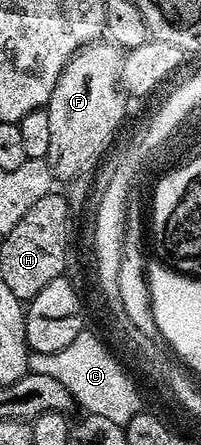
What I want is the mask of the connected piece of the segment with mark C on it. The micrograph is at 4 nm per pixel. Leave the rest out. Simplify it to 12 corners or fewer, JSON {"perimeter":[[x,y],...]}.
{"perimeter":[[95,333],[30,356],[84,412],[124,427],[142,412],[123,363]]}

